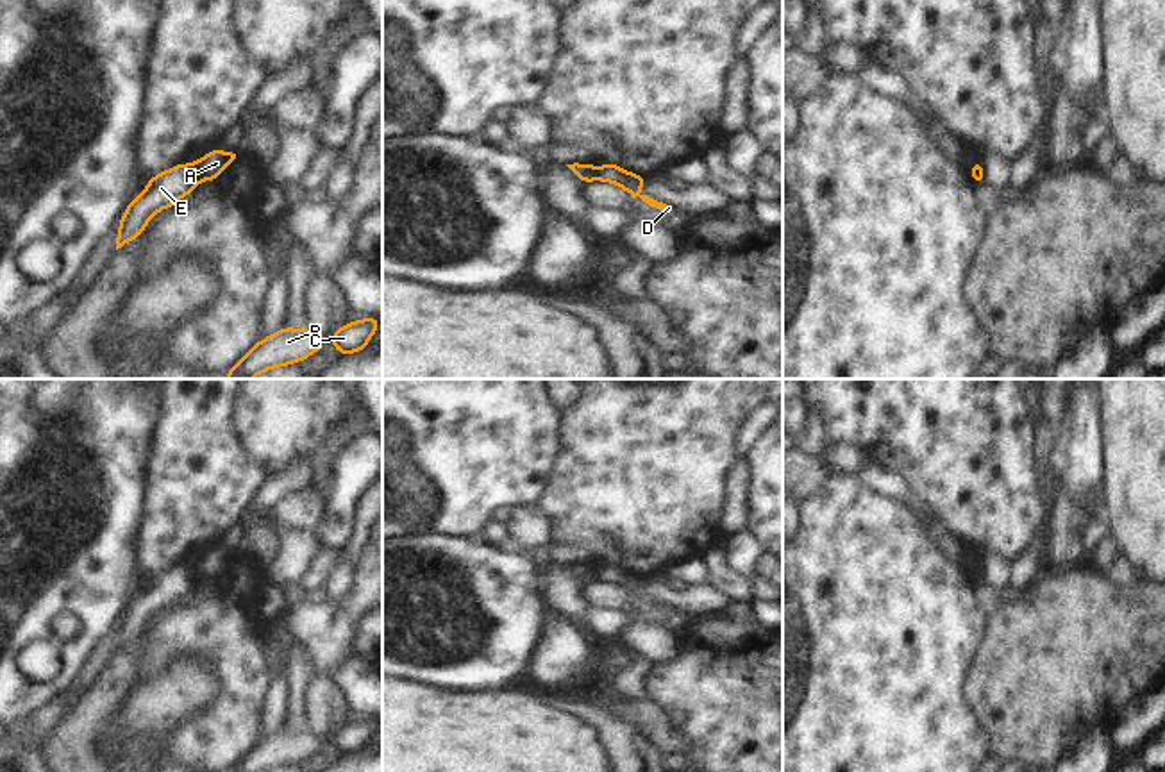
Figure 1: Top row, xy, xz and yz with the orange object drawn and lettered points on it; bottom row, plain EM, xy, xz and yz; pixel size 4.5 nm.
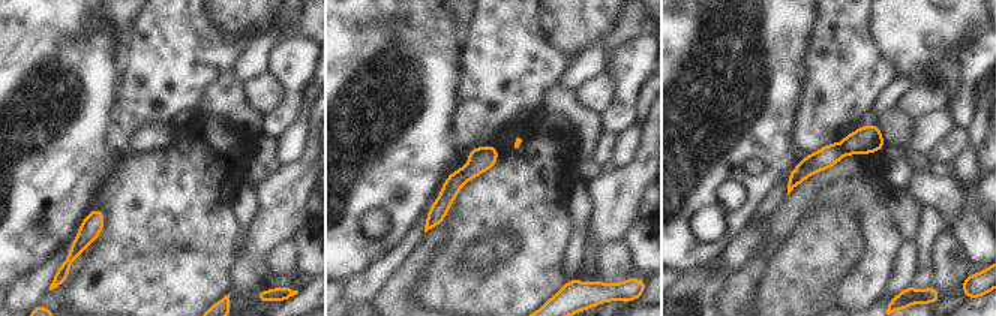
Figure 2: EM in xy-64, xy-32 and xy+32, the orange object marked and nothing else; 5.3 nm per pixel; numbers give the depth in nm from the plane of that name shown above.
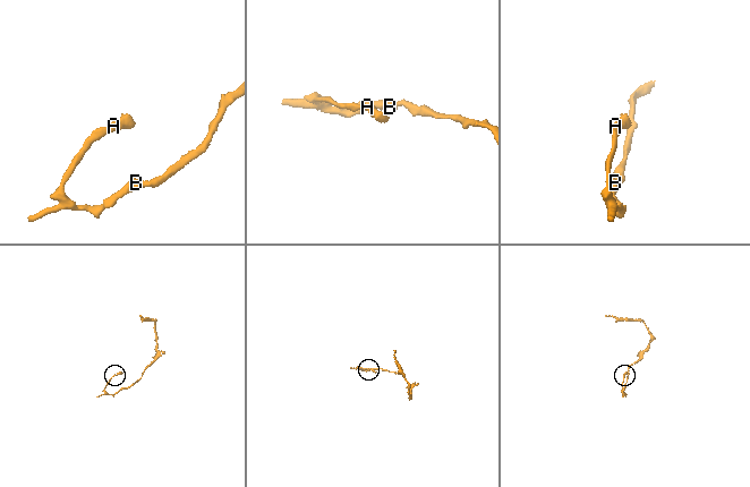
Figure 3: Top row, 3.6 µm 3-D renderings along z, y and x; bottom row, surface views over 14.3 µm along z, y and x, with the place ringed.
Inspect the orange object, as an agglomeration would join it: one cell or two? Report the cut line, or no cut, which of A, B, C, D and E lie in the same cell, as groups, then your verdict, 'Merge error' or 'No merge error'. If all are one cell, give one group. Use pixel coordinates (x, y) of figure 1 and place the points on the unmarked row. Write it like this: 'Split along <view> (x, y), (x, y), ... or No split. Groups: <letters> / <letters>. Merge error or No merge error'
Split along xy (193, 565), (201, 579). Groups: A D / B C E. Merge error.

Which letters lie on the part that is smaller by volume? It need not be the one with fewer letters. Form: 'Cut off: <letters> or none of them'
Cut off: A, D.

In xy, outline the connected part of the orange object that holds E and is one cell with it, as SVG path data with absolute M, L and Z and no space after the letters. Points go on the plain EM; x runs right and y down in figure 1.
M177 565L152 577L147 590L129 604L120 620L116 650L138 638L157 611L172 608L179 599L189 595L200 581L195 565Z

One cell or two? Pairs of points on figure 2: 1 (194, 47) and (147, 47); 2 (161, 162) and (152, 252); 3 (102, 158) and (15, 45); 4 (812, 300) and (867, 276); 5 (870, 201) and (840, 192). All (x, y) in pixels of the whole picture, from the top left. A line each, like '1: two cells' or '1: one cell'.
1: one cell
2: one cell
3: one cell
4: two cells
5: one cell

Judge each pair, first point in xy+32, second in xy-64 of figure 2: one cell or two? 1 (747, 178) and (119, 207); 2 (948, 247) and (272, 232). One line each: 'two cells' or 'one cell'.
1: two cells
2: two cells

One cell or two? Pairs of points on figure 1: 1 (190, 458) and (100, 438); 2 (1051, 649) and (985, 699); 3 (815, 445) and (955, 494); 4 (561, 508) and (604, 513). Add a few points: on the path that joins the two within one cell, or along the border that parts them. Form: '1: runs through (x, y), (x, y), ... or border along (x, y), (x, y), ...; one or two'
1: border along (163, 410), (150, 465), (149, 492); two
2: runs through (1035, 665), (1010, 690), (1001, 692); one
3: runs through (849, 429), (890, 429), (921, 460); one
4: runs through (572, 508), (594, 508); one

